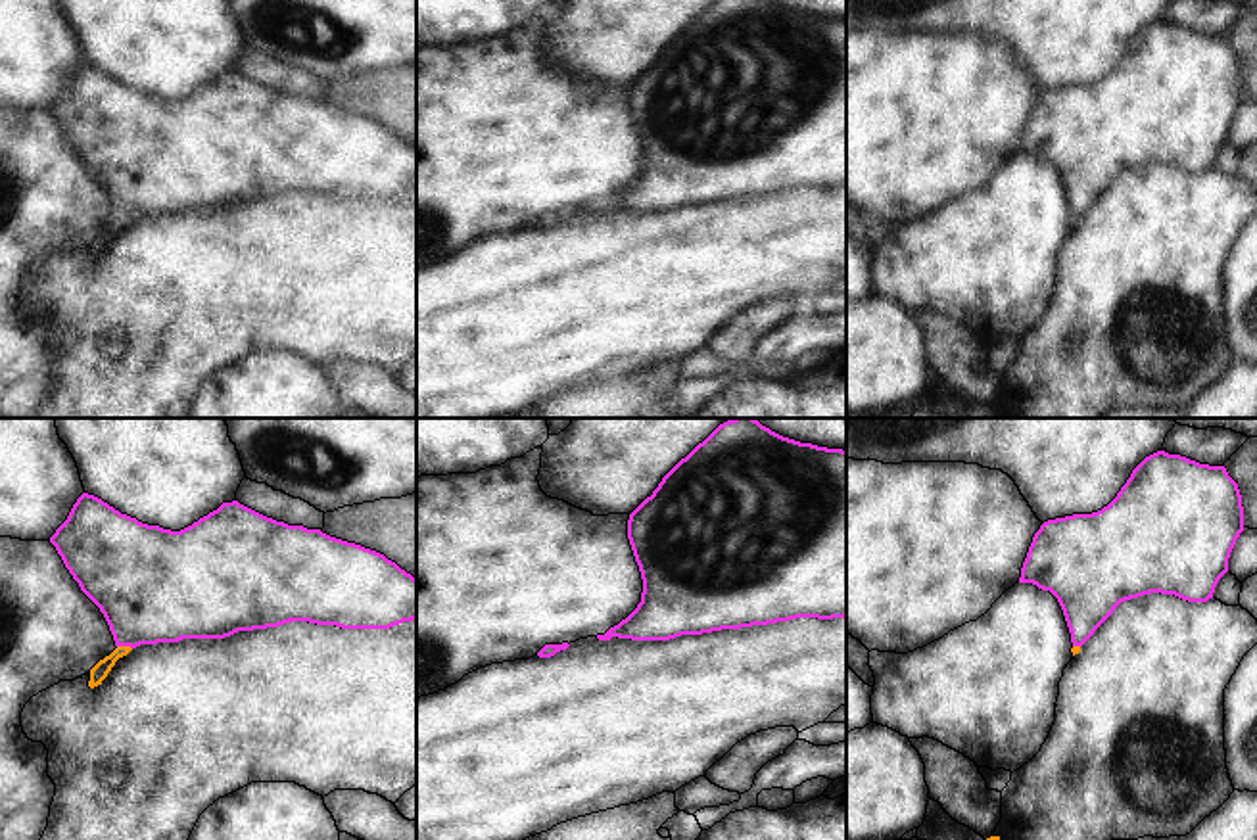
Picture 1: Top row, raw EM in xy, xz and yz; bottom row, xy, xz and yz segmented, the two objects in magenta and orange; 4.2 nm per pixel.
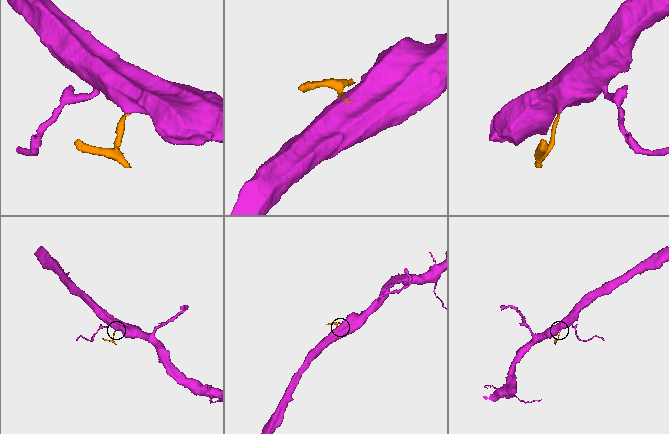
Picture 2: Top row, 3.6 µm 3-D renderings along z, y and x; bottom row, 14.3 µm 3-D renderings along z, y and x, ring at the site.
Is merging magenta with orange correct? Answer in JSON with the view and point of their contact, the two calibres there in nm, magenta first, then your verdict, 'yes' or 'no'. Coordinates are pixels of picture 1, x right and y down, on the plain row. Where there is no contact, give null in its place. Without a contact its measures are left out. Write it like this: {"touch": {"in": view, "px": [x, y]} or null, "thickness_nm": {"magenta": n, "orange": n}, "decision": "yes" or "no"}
{"touch": {"in": "xy", "px": [125, 215]}, "thickness_nm": {"magenta": 440, "orange": 70}, "decision": "yes"}

